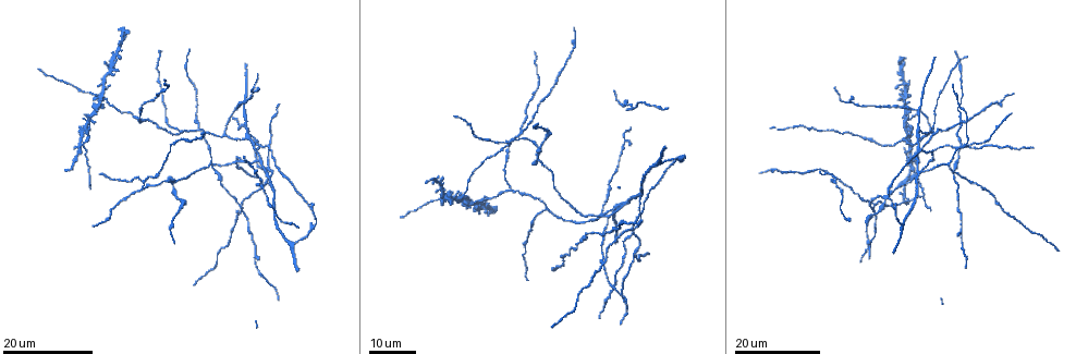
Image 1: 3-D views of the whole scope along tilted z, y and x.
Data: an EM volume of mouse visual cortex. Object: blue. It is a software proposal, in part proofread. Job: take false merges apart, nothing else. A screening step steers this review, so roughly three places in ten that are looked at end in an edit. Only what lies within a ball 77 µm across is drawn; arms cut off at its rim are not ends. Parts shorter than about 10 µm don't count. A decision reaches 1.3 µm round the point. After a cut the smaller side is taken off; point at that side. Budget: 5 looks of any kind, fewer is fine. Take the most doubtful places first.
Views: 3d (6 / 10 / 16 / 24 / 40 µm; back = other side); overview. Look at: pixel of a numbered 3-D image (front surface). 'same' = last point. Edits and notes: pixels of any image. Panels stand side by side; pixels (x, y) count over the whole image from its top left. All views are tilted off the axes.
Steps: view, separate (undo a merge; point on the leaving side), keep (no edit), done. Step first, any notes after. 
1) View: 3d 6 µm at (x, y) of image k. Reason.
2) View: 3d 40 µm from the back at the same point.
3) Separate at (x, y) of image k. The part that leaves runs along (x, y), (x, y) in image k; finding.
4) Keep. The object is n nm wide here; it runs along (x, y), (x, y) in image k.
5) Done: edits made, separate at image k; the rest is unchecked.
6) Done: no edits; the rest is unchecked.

View: 3d 16 µm at (506, 140) of image 1. Small branch off a trunk.

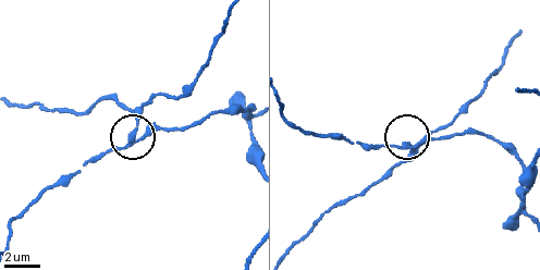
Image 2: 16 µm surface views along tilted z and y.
View: 3d 6 µm at (135, 132) of image 2. Zoom in.

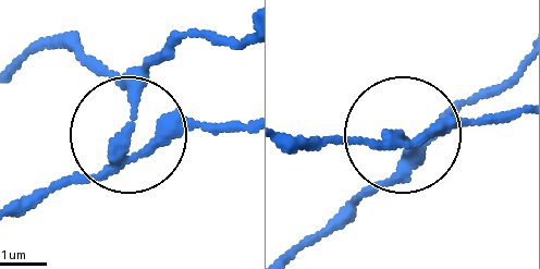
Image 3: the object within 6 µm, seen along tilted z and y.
Separate at (134, 96) of image 3. 3 arms meet here; the part that leaves runs along (113, 157), (148, 70), (205, 31), (246, 33) in image 3; two neurons meet here.

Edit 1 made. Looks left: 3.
View: 3d 16 µm at (84, 133) of image 1.

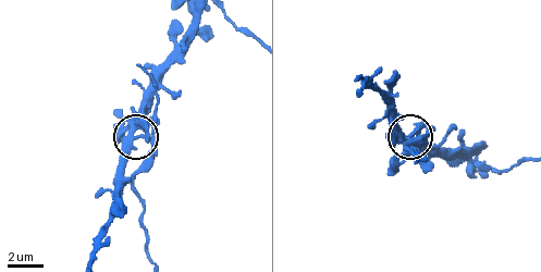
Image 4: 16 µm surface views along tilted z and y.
View: 3d 10 µm at (141, 136) of image 4.

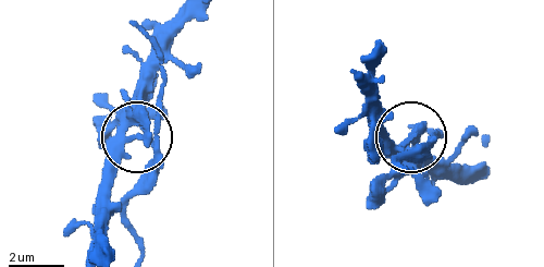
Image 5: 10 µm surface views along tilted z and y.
Separate at (162, 166) of image 5. 4 arms meet here; two neurons meet here.

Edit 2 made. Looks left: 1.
Done: edits made, separate at image 3, separate at image 5; the rest is unchecked.

